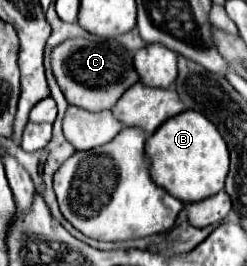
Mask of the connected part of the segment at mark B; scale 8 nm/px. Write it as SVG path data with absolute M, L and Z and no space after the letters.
M188 109L174 119L168 119L162 123L162 127L158 127L154 135L146 139L144 147L146 159L150 161L148 165L152 181L182 203L202 201L224 189L224 179L228 175L230 163L228 147L218 129L198 111Z

